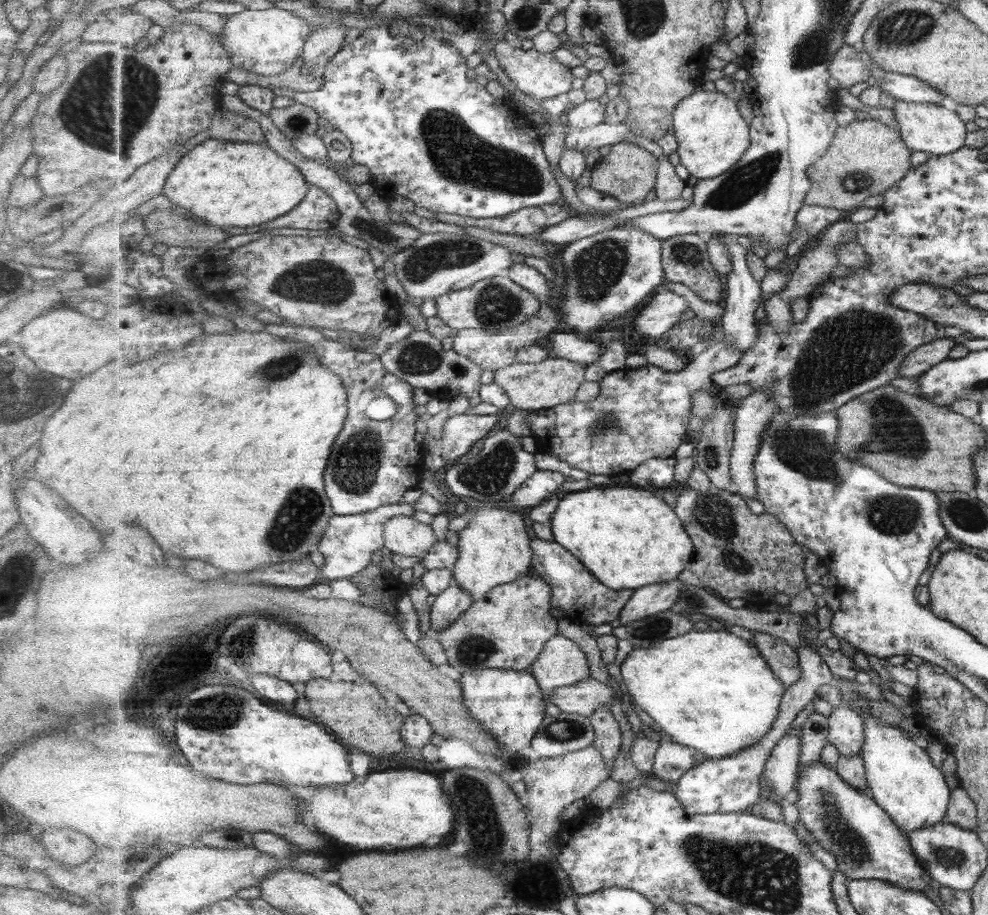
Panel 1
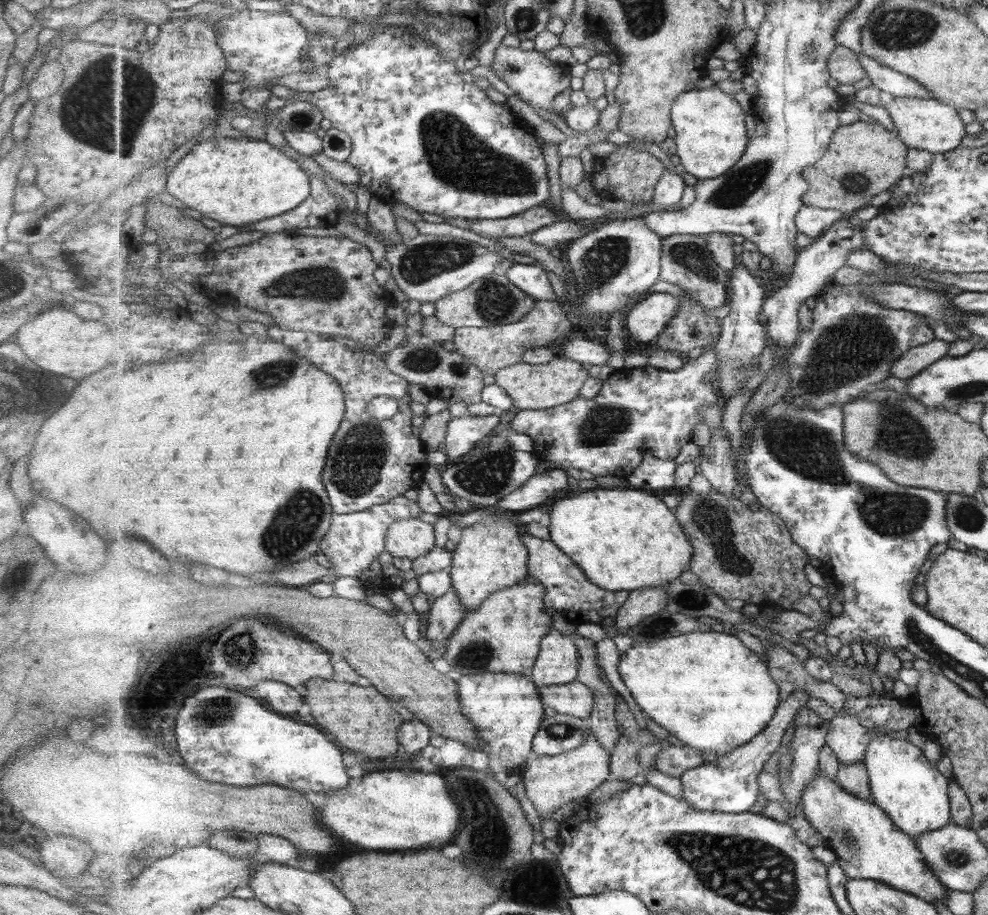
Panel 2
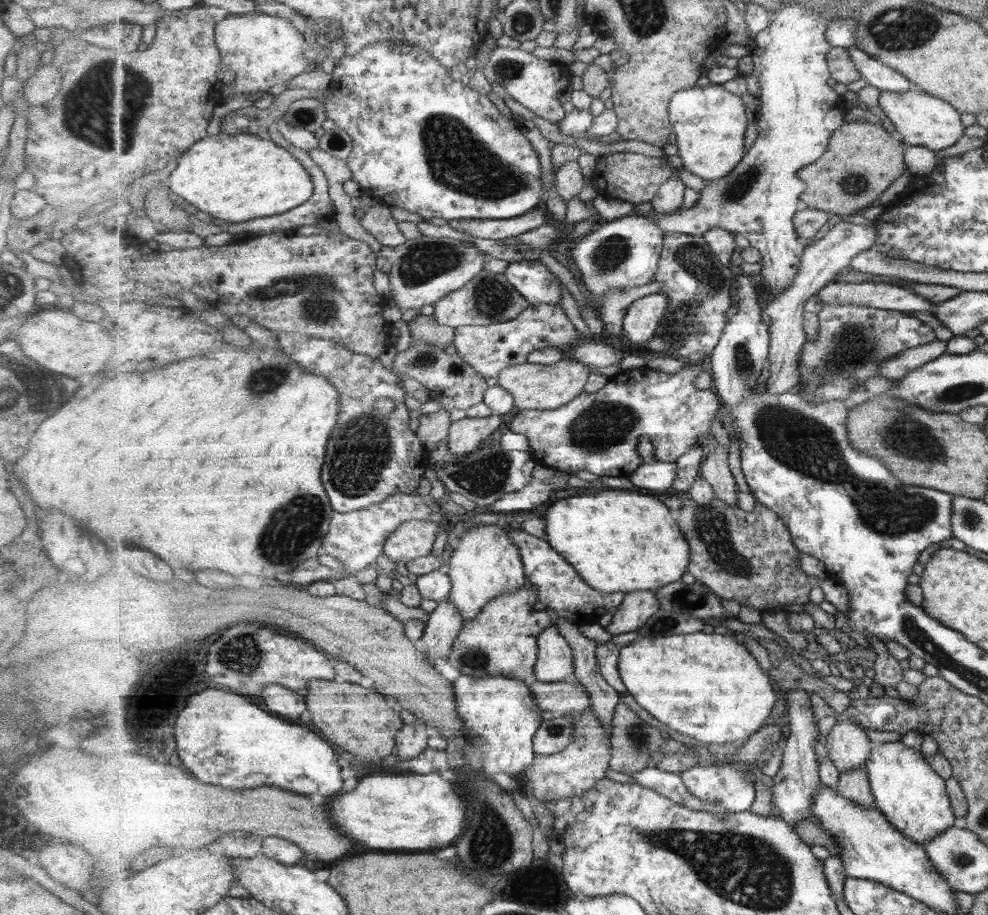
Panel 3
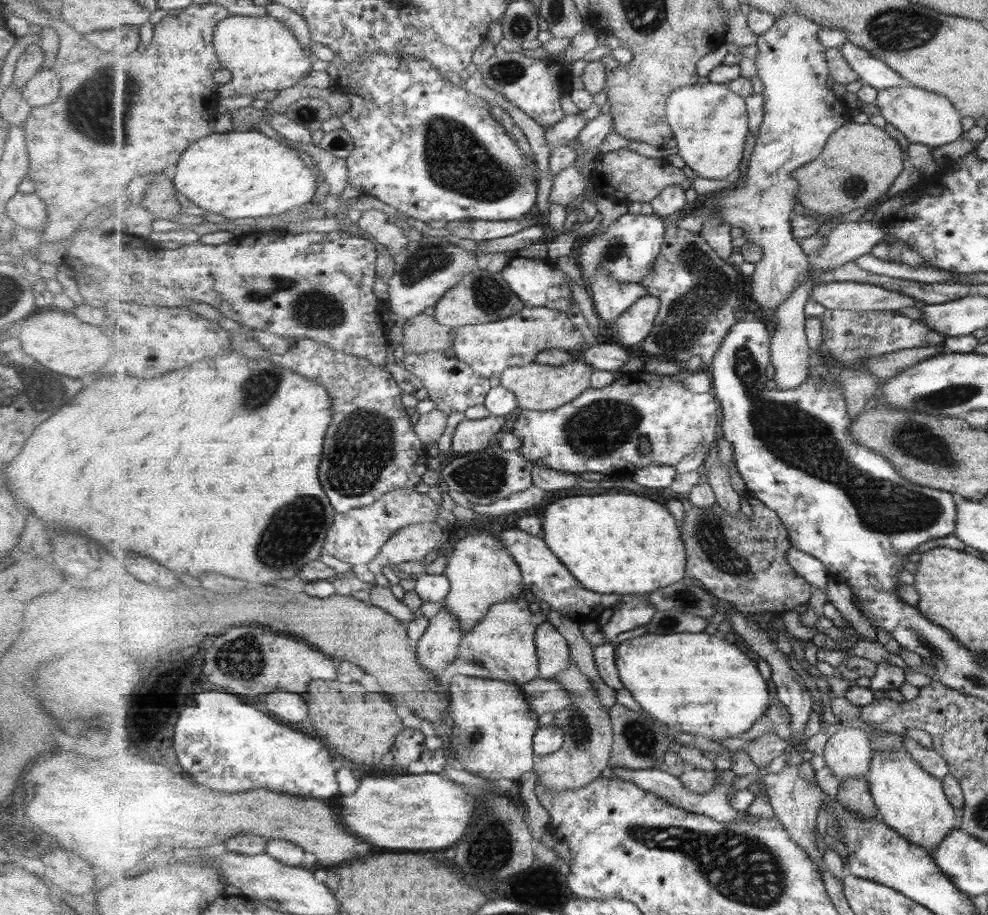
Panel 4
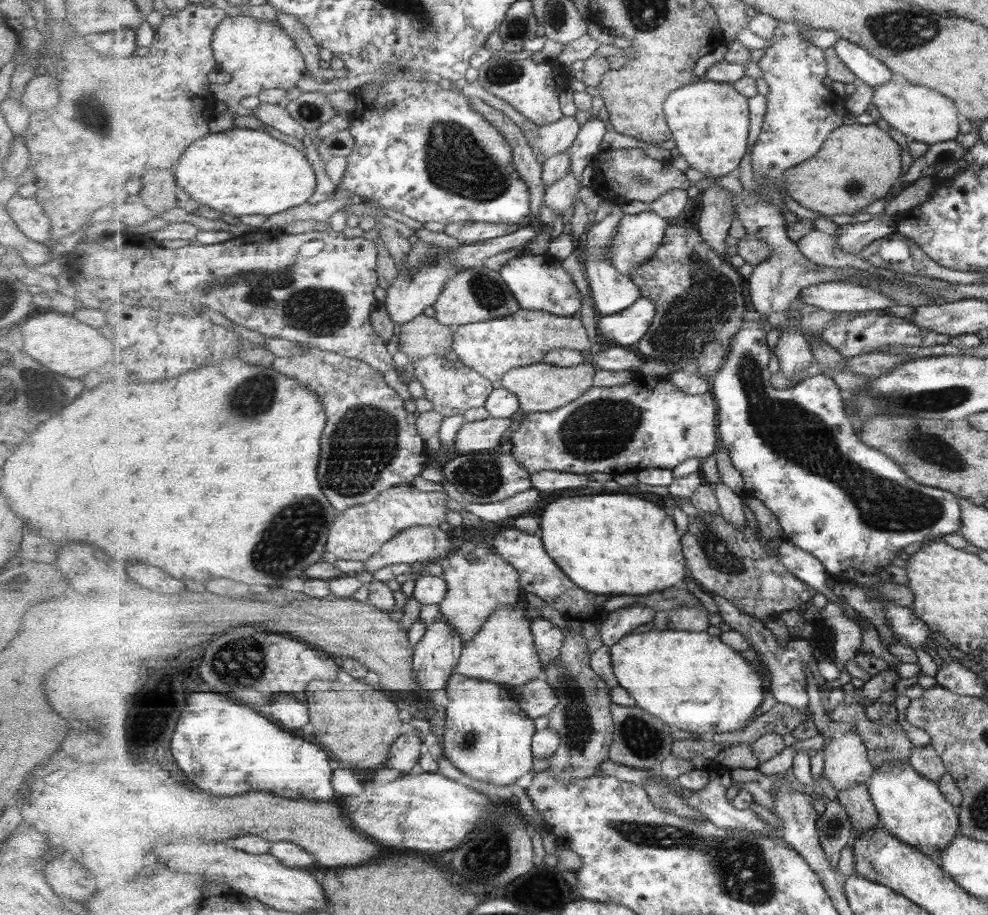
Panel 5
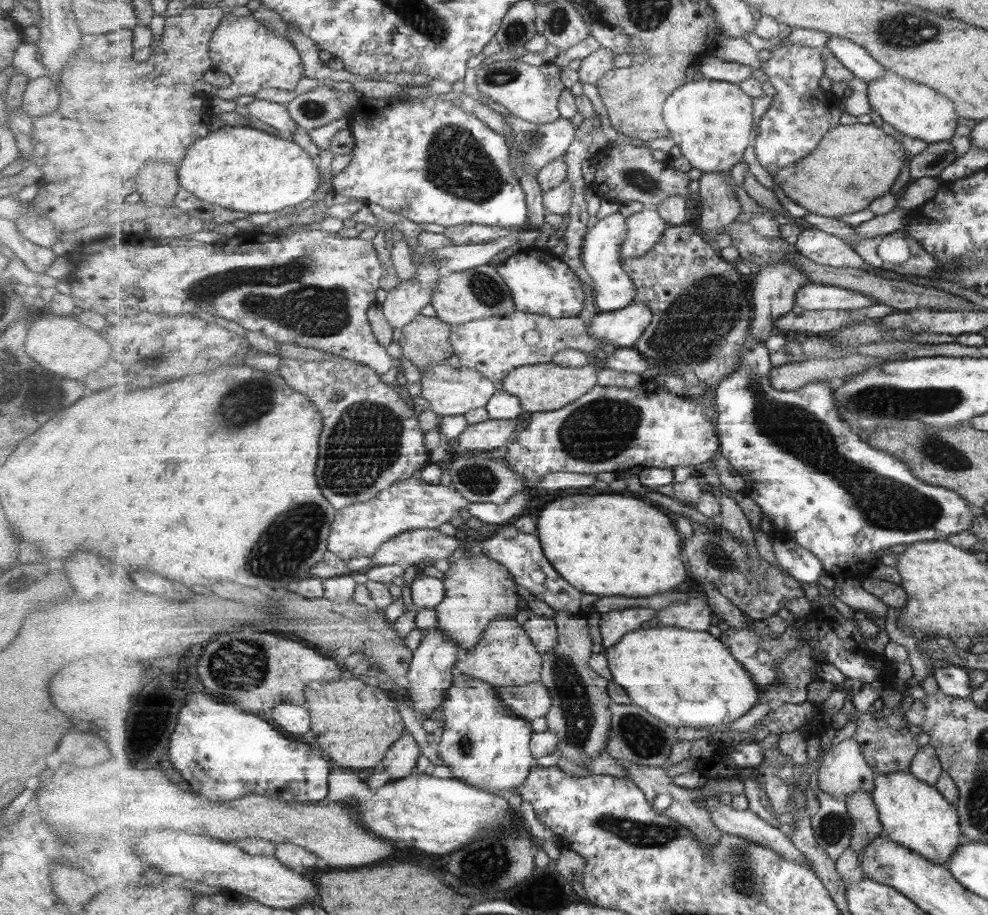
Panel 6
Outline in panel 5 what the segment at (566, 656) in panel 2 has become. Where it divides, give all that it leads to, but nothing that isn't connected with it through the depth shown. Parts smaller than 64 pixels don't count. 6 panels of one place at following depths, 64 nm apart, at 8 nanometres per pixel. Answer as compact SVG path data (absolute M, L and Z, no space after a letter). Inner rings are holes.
M537 616L531 624L531 631L534 632L535 646L538 648L538 654L542 657L543 666L555 662L561 656L563 642L566 636L562 628L553 624L541 616Z

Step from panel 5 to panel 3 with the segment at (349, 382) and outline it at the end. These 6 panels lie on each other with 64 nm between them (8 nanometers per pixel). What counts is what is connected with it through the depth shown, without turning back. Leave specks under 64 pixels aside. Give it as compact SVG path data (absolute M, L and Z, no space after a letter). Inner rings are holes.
M277 331L276 334L291 359L303 365L307 371L327 377L341 393L339 423L333 432L333 438L329 440L329 458L323 468L323 484L327 484L327 494L331 498L333 508L337 512L347 514L379 504L397 492L409 493L419 488L427 468L430 467L429 451L417 432L409 428L411 416L409 408L404 406L409 397L403 386L403 379L397 372L387 368L380 359L353 352L337 341L323 340L303 333ZM377 398L393 398L396 406L392 413L379 416L375 408Z

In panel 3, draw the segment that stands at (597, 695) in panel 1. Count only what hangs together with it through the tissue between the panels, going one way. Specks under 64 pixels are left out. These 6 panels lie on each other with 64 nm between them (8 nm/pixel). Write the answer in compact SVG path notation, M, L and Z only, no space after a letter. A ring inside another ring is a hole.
M573 681L540 682L529 685L535 700L543 711L551 711L555 717L567 714L583 714L592 706L592 698L581 683Z

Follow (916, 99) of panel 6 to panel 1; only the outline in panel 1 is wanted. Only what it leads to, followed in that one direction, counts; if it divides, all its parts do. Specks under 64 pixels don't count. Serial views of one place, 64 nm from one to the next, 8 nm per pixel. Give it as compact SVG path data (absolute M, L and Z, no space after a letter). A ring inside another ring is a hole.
M897 99L893 112L899 122L899 131L901 131L903 140L912 151L921 150L921 152L929 152L931 155L947 156L966 146L967 136L970 132L967 132L965 122L955 111L947 110L947 108L939 104L931 104L931 102L919 104L919 102L905 102Z

